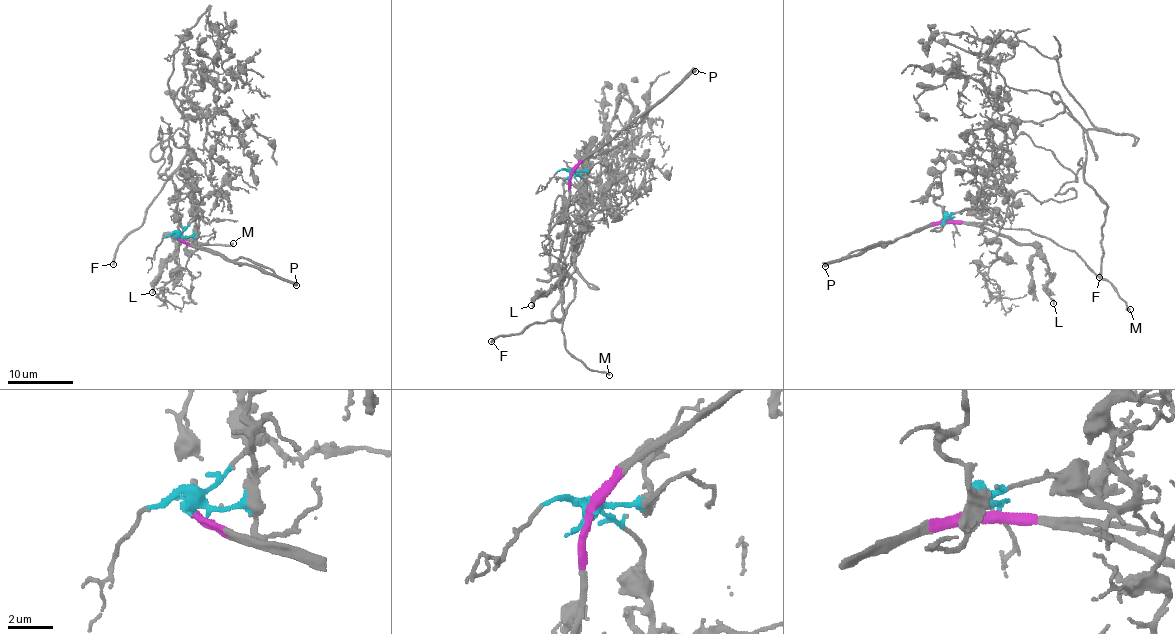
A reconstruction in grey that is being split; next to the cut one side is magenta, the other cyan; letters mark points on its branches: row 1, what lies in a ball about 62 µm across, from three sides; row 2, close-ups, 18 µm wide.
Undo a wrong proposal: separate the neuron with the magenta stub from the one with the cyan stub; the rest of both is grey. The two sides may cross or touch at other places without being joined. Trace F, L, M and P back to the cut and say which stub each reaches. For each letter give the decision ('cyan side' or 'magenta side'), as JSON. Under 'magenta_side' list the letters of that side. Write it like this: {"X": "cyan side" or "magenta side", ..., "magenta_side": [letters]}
{"F": "cyan side", "L": "magenta side", "M": "magenta side", "P": "magenta side", "magenta_side": ["L", "M", "P"]}

